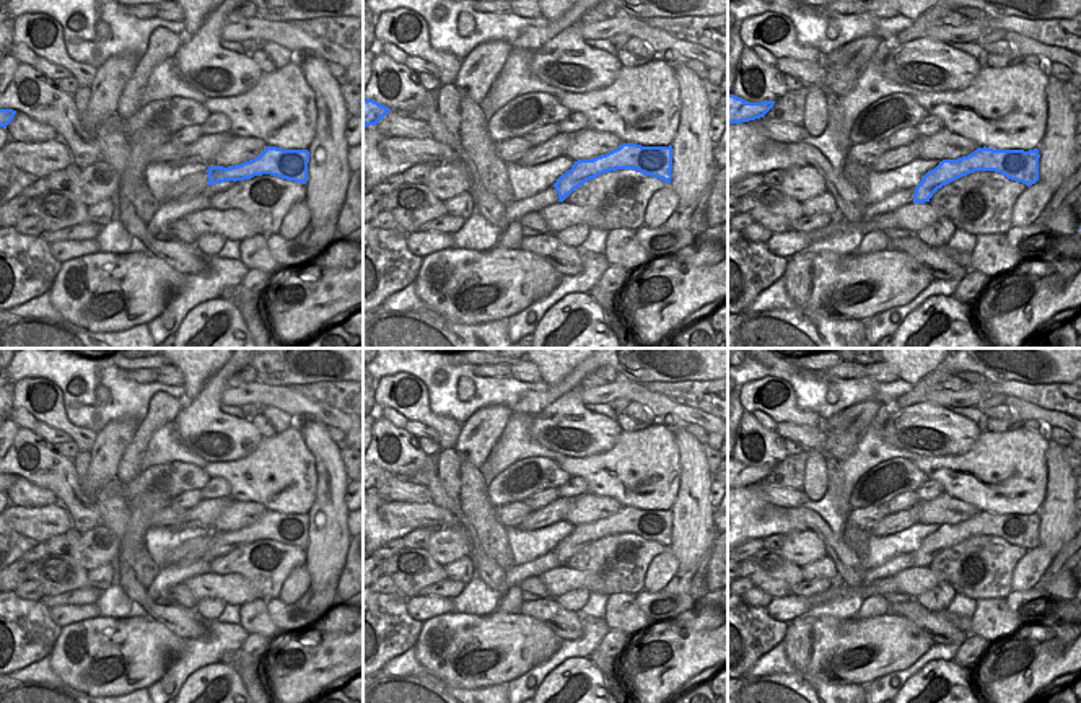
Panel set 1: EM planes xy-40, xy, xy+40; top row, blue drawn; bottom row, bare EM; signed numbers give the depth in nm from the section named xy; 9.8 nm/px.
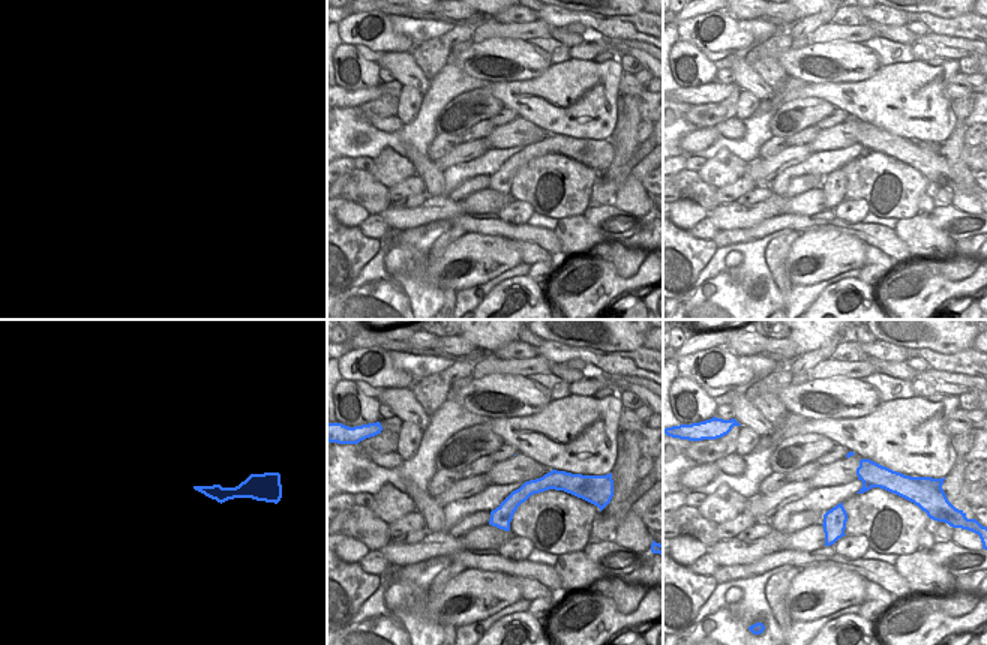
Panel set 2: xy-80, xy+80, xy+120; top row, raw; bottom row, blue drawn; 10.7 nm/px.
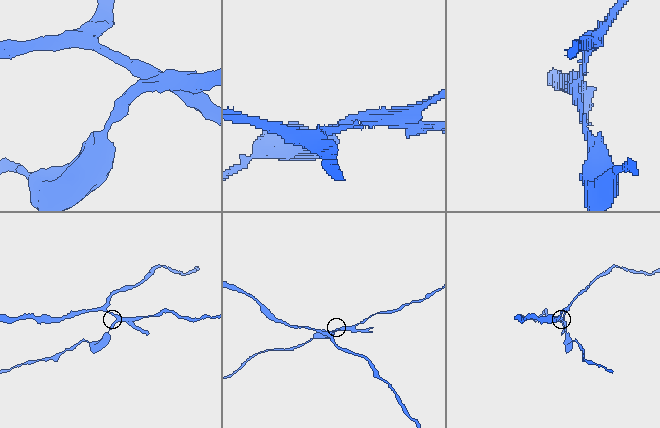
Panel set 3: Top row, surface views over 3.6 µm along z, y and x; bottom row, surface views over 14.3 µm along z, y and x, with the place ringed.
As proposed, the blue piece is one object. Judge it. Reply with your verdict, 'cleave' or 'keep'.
cleave

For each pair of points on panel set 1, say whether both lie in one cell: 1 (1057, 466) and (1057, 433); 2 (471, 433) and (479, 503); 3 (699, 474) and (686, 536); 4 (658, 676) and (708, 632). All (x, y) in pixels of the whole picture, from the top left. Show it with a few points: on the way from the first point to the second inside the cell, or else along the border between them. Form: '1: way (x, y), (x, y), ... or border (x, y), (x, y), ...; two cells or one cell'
1: border (1049, 438), (1063, 448); two cells
2: border (461, 464), (472, 462), (479, 467); two cells
3: way (699, 489), (700, 502), (692, 510), (692, 521); one cell
4: way (671, 669), (695, 645); one cell

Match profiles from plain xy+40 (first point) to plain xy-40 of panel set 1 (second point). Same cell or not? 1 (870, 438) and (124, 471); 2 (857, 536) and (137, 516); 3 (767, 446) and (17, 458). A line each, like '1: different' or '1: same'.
1: different
2: different
3: same

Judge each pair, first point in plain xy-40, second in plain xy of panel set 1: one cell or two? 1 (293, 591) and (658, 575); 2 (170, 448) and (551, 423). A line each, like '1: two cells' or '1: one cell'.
1: one cell
2: two cells

